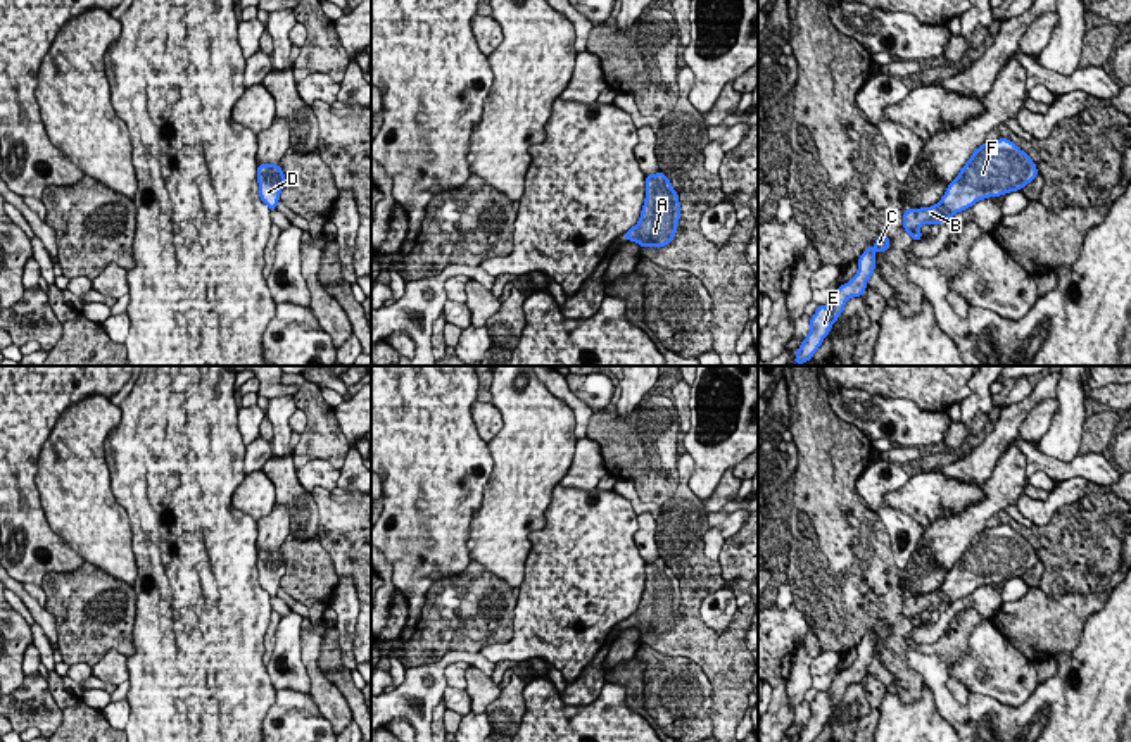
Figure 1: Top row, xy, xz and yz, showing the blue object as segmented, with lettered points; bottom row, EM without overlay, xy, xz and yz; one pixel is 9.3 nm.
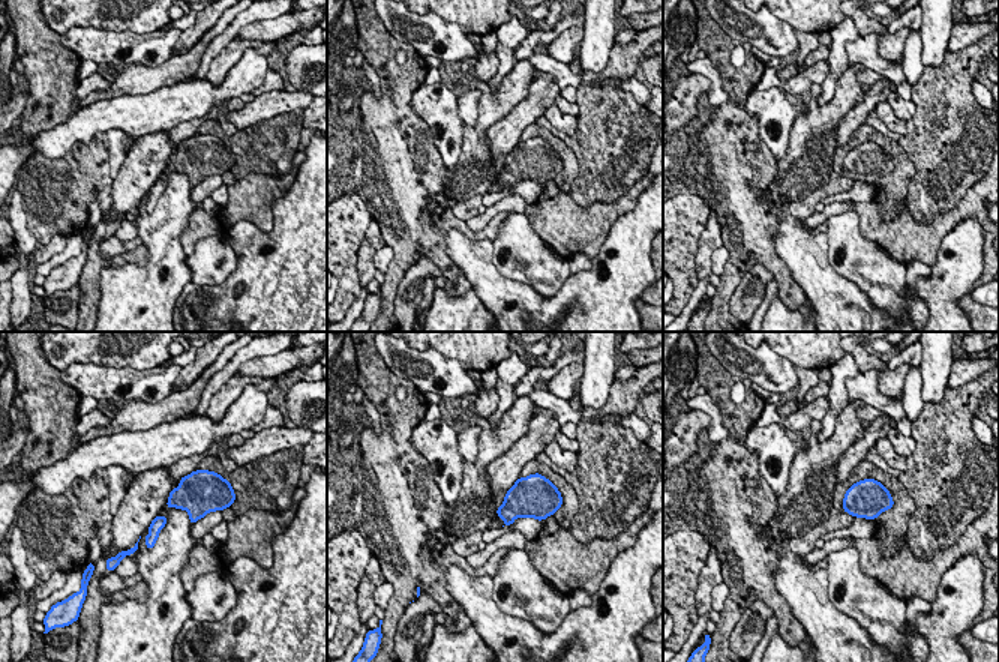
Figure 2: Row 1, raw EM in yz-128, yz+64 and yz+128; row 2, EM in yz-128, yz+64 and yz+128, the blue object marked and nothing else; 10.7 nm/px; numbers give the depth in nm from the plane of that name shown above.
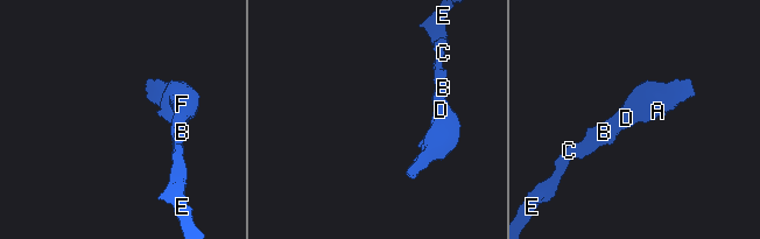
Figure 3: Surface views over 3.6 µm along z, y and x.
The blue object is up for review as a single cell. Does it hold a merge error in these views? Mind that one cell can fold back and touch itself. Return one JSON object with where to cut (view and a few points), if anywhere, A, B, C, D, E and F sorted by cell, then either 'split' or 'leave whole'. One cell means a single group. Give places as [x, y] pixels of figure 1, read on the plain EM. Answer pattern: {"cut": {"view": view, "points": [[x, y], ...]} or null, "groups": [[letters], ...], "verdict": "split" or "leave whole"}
{"cut": null, "groups": [["A", "B", "C", "D", "E", "F"]], "verdict": "leave whole"}

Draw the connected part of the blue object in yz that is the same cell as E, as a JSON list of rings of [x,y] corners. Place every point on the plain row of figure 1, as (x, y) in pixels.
[[[879,621],[875,632],[863,637],[860,645],[856,647],[856,661],[848,670],[836,675],[825,692],[817,692],[815,701],[810,704],[810,720],[801,728],[796,742],[813,742],[818,737],[832,711],[843,701],[846,689],[865,680],[867,668],[875,657],[874,638],[886,638],[889,635],[889,623]]]

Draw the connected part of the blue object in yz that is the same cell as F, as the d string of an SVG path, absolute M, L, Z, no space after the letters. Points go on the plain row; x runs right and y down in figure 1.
M1008 525L984 528L931 594L905 595L903 616L919 628L926 609L943 611L976 588L1022 576L1038 563L1033 545Z

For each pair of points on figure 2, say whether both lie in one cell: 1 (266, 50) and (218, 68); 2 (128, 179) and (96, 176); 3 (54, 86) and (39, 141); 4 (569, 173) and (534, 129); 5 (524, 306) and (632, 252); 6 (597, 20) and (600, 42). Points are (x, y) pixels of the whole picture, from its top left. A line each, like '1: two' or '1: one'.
1: one
2: two
3: two
4: one
5: one
6: one

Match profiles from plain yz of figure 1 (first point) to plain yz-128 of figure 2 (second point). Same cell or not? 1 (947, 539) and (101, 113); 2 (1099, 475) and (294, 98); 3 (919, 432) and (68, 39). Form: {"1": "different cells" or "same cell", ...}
{"1": "different cells", "2": "different cells", "3": "same cell"}

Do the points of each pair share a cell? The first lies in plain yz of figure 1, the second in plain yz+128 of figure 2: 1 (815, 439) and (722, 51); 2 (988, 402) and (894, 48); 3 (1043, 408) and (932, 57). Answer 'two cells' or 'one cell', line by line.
1: one cell
2: two cells
3: two cells

